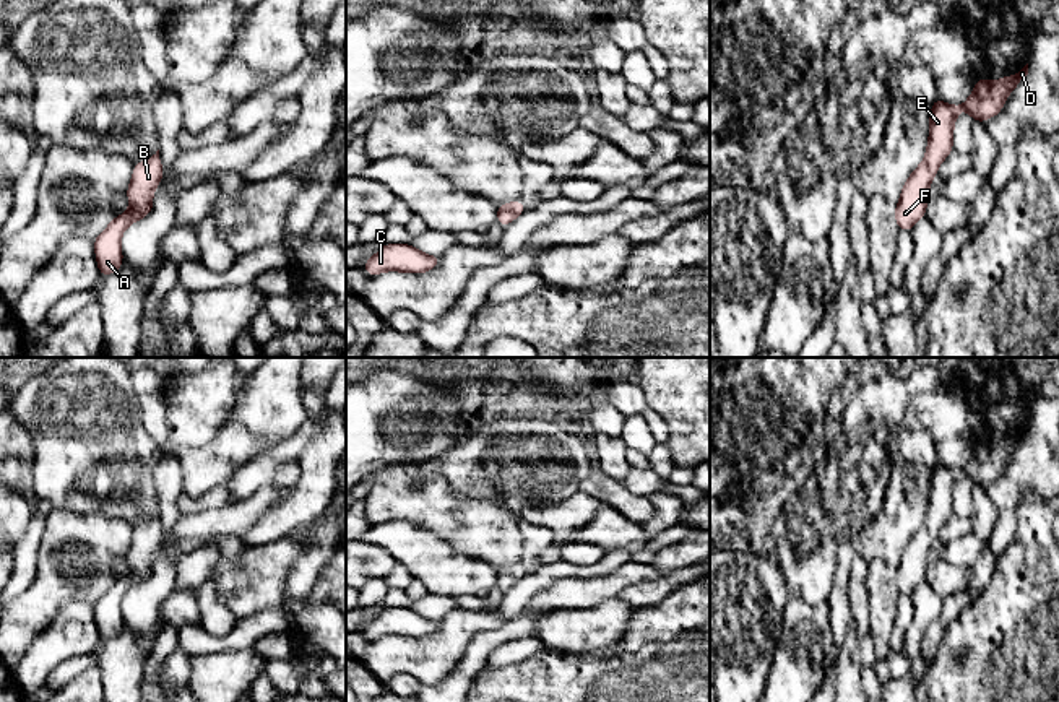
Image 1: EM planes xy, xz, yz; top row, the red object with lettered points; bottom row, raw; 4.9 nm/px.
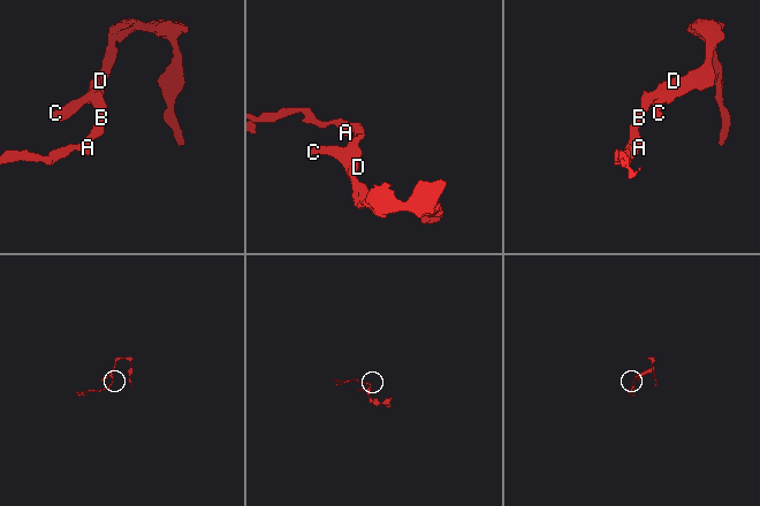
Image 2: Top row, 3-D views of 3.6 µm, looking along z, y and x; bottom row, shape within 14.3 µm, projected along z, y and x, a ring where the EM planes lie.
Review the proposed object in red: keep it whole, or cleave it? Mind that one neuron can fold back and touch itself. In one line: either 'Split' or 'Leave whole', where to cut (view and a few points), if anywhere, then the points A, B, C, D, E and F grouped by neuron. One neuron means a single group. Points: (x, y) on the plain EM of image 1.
Leave whole. No split. Groups: A B C D E F

